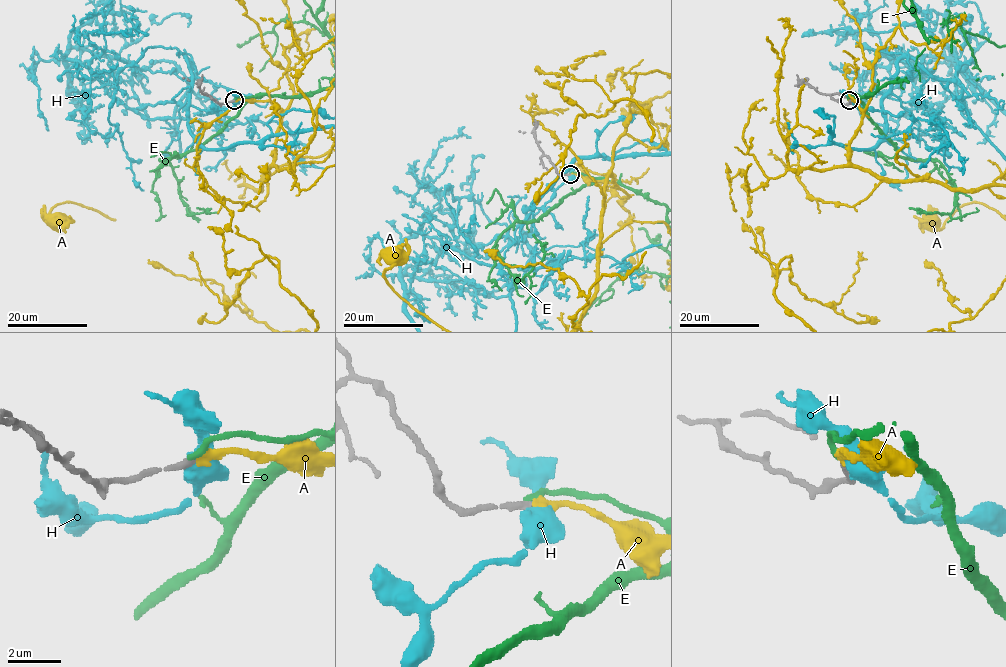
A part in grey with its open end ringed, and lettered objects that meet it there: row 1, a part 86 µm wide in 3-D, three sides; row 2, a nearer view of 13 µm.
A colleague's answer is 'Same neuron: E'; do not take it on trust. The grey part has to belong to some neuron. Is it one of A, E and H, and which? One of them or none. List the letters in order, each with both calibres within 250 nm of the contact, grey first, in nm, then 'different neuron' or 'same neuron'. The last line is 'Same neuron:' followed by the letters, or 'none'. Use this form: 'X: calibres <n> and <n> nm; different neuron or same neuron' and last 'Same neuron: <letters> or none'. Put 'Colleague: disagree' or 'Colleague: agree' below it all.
A: calibres 240 and 360 nm; same neuron
E: calibres 280 and 200 nm; different neuron
H: calibres 280 and 550 nm; different neuron
Same neuron: A
Colleague: disagree

